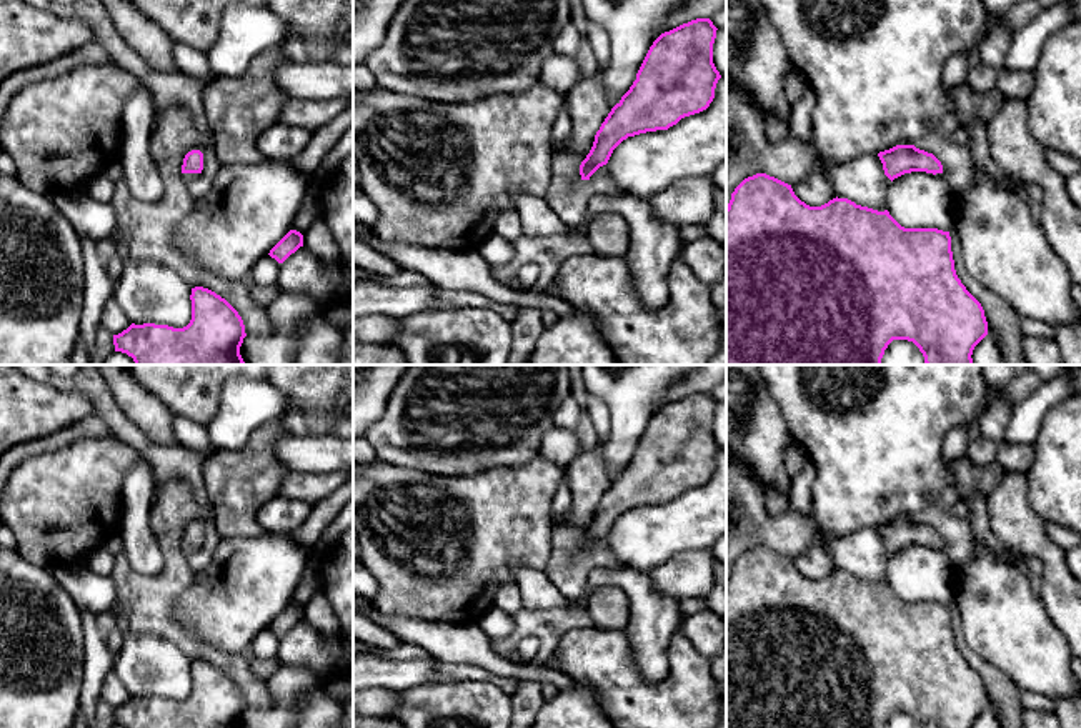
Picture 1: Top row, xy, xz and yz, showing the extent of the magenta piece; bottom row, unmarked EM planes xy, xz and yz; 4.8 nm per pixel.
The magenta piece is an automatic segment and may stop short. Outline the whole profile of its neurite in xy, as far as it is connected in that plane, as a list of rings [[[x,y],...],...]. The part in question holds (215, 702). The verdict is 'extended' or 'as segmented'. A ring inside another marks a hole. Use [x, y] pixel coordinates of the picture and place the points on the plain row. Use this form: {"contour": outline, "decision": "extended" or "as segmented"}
{"contour": [[[192,661],[192,693],[183,701],[132,696],[113,708],[115,725],[127,728],[240,728],[245,698],[238,685],[215,665]]], "decision": "as segmented"}

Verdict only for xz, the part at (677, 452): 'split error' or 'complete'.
complete

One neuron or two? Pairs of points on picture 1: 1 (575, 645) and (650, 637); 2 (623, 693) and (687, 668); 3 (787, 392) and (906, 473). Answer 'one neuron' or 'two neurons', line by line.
1: two neurons
2: one neuron
3: one neuron

